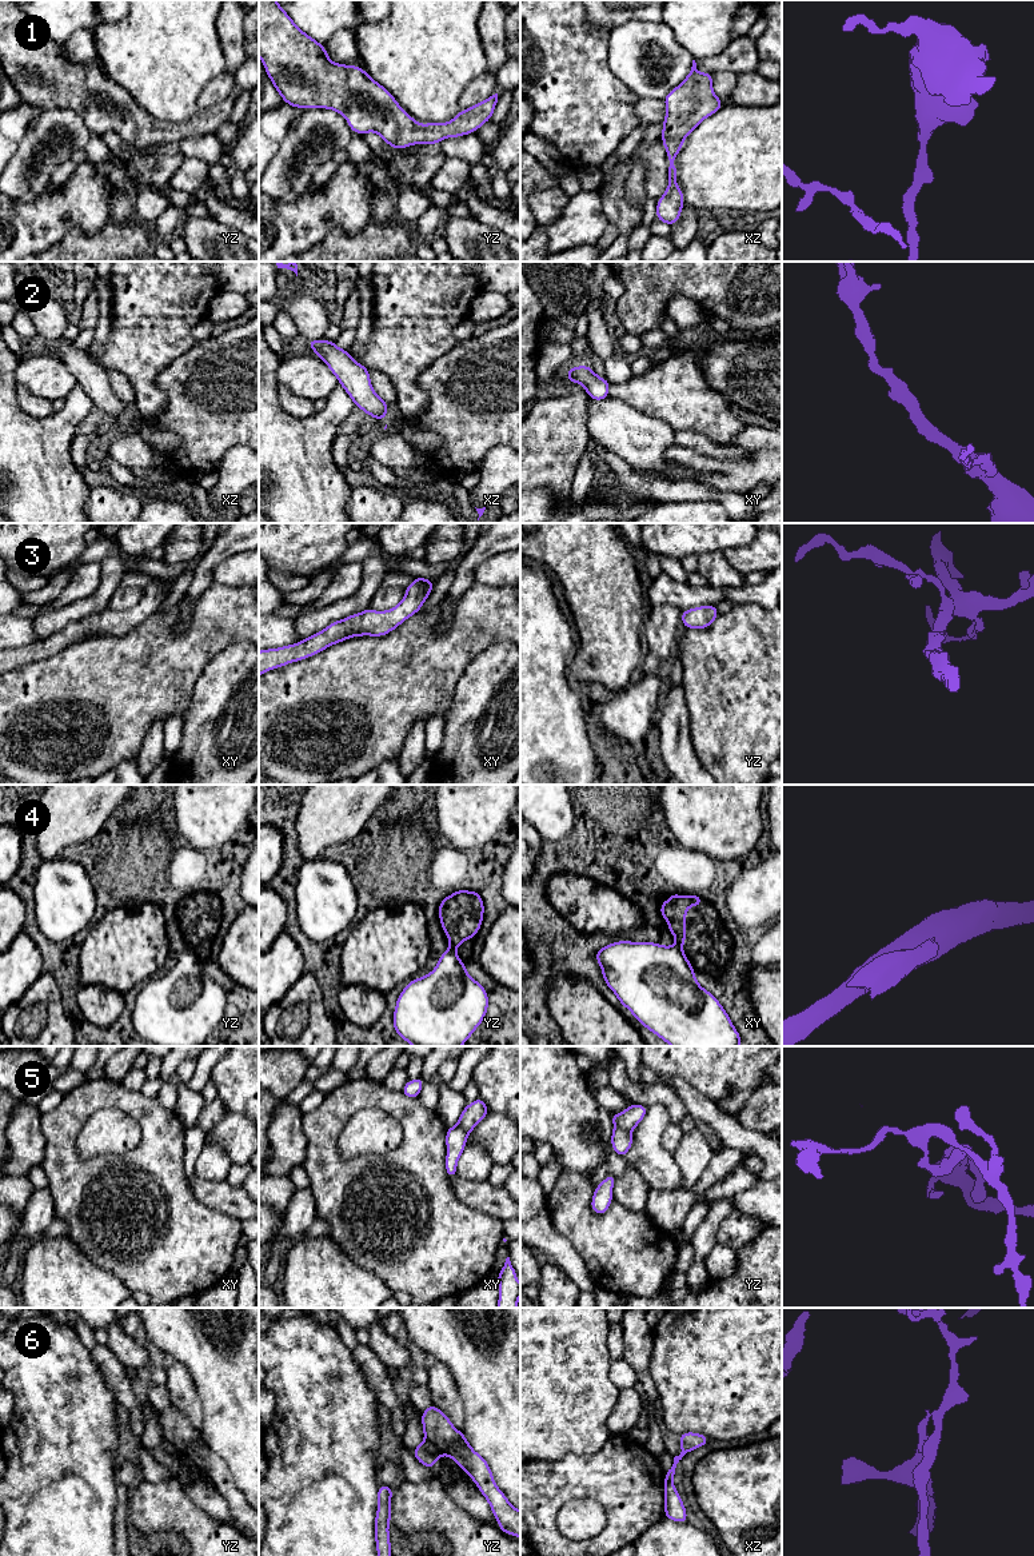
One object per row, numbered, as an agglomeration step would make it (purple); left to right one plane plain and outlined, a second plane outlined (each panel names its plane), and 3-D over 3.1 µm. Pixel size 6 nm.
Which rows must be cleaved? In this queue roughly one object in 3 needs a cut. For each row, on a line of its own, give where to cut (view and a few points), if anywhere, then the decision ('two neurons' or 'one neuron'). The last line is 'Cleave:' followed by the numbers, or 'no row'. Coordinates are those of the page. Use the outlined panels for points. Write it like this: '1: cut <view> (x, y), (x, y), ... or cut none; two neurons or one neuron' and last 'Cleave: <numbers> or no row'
1: cut none; one neuron
2: cut none; one neuron
3: cut none; one neuron
4: cut yz (450, 946), (455, 952); two neurons
5: cut yz (615, 1126), (630, 1132); two neurons
6: cut yz (426, 1437), (442, 1453); two neurons
Cleave: 4, 5, 6

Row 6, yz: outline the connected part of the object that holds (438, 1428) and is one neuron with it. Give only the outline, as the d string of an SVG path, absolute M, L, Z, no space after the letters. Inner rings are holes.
M434 1404L422 1413L420 1420L424 1437L434 1443L442 1455L451 1457L487 1499L500 1531L520 1539L520 1511L498 1488L488 1463L472 1449L464 1433Z

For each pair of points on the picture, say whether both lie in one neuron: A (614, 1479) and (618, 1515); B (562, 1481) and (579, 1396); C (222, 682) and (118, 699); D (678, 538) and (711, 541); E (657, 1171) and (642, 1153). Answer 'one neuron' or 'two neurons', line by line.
A: one neuron
B: two neurons
C: two neurons
D: one neuron
E: one neuron

